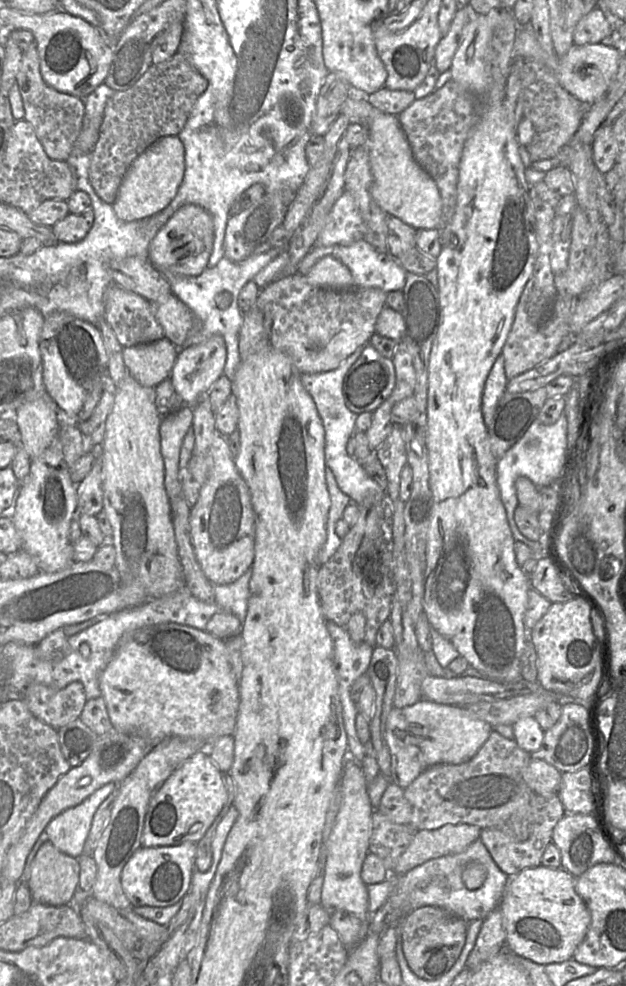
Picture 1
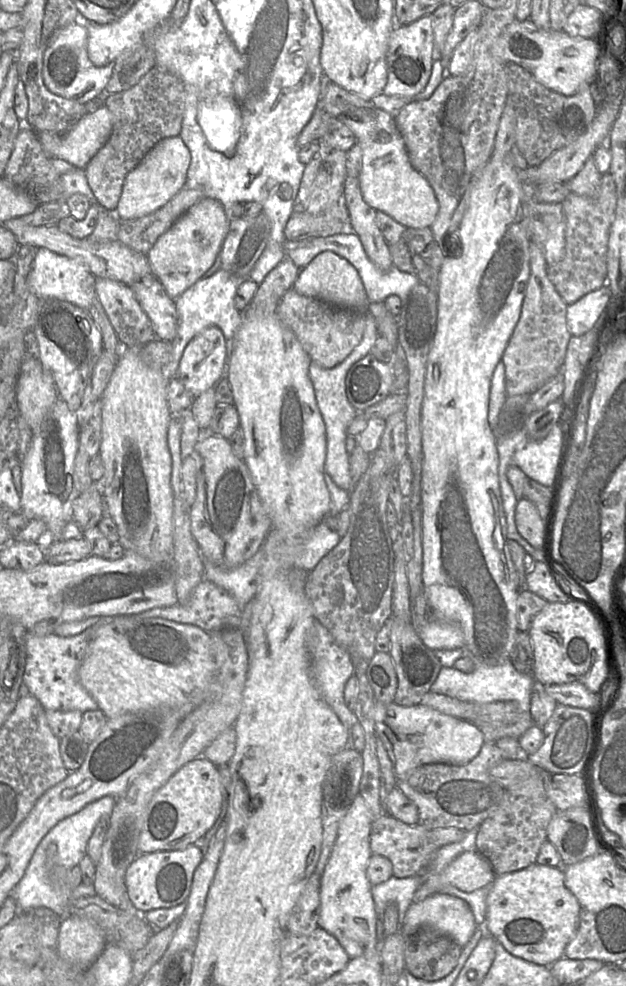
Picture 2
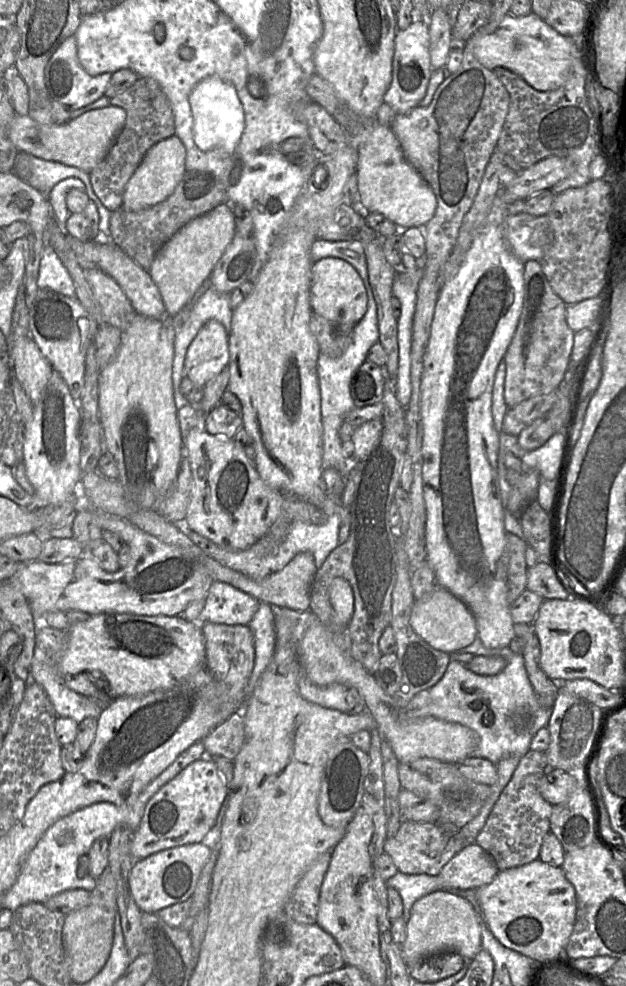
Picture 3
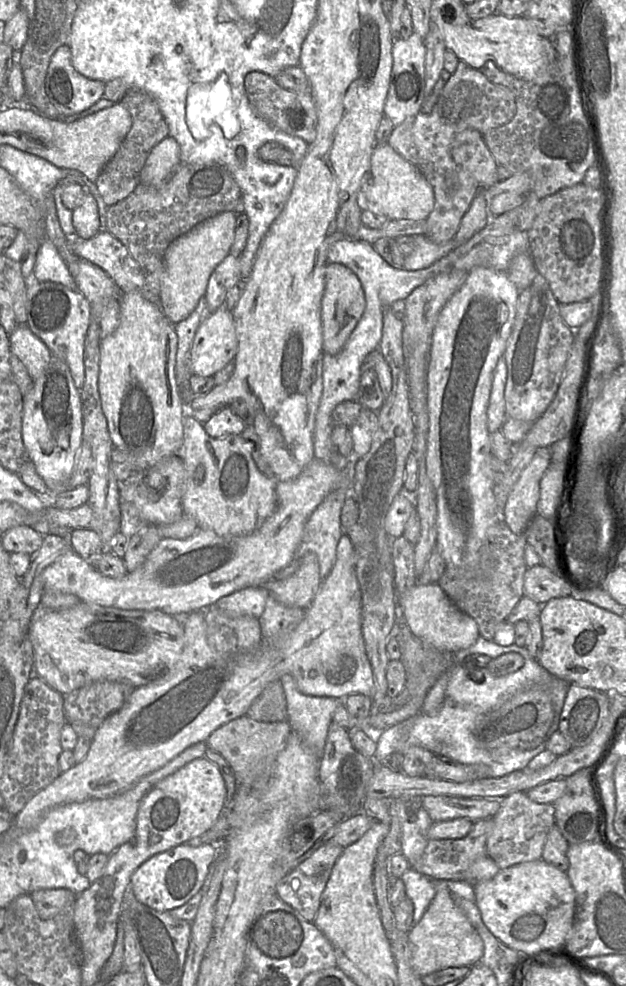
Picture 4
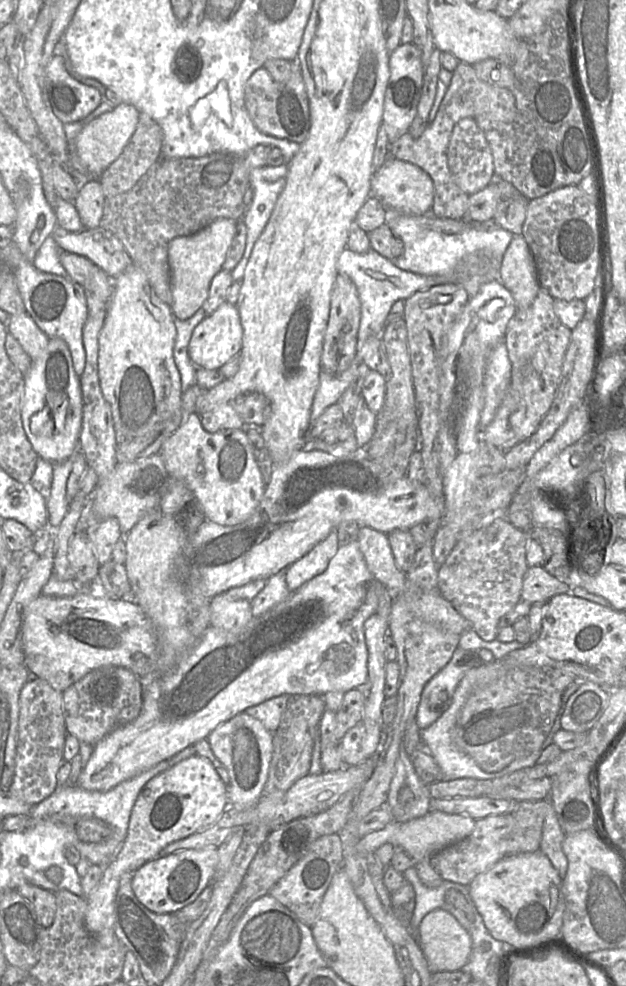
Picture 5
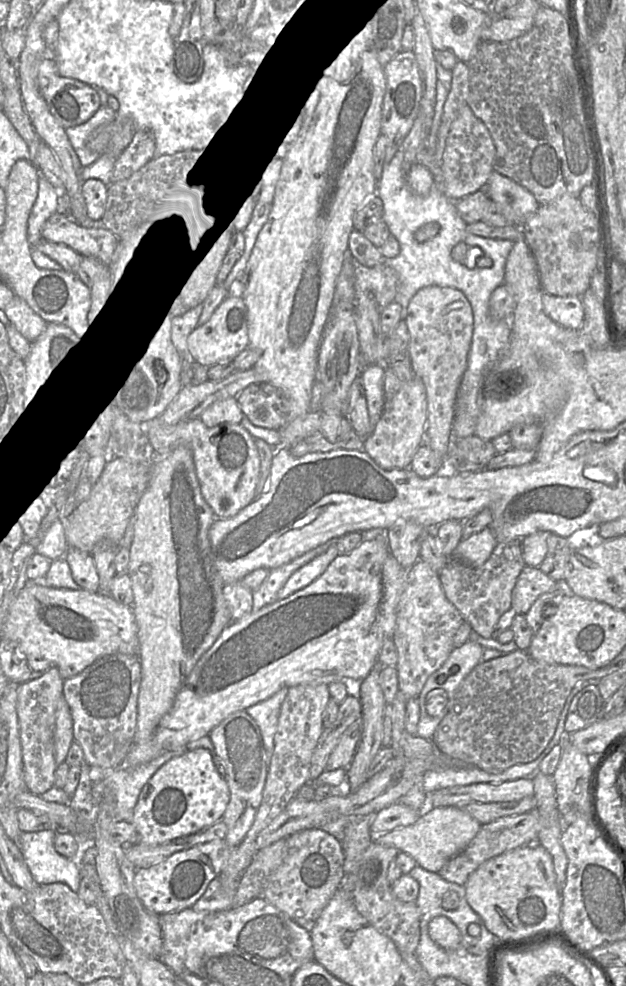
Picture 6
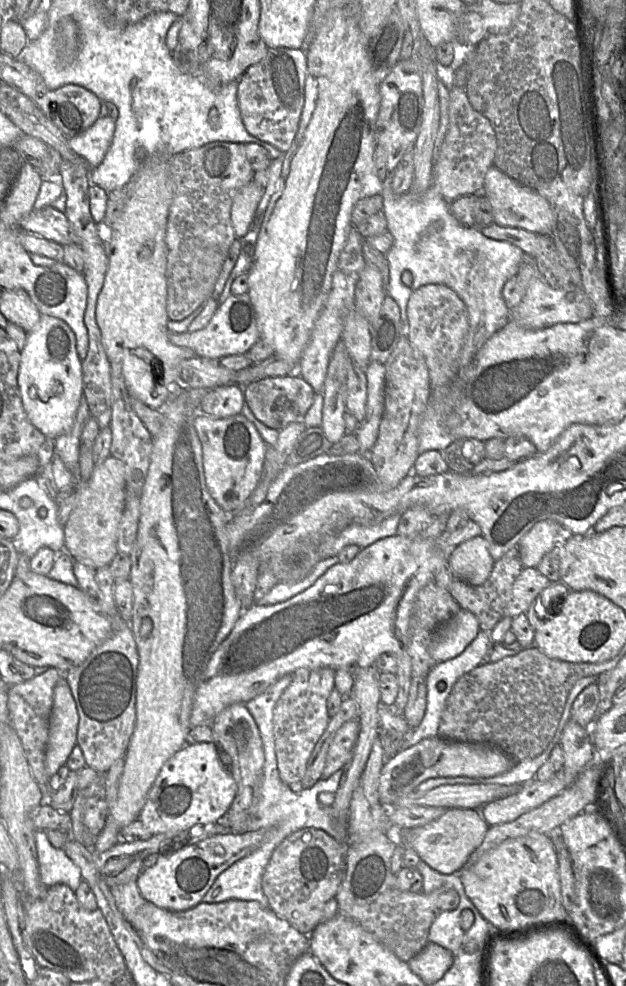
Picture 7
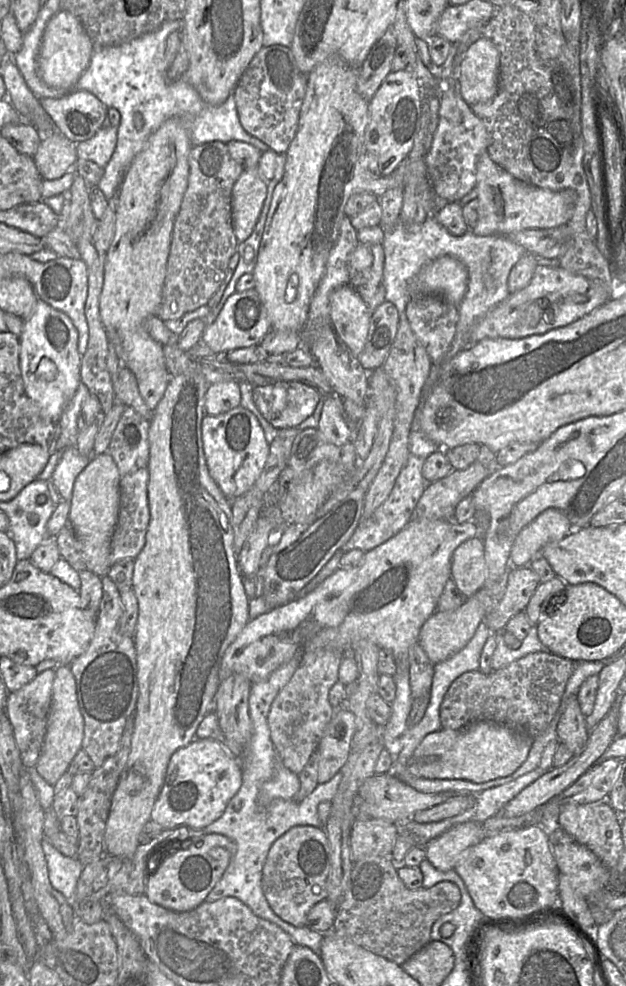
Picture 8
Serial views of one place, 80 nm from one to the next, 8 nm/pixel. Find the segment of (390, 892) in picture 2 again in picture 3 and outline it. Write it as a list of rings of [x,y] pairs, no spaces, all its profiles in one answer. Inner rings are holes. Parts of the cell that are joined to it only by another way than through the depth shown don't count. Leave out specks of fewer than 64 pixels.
[[[399,871],[387,879],[385,883],[387,887],[392,887],[399,893],[403,906],[402,916],[406,922],[410,918],[414,902],[433,891],[446,889],[444,881],[438,876],[404,874]]]

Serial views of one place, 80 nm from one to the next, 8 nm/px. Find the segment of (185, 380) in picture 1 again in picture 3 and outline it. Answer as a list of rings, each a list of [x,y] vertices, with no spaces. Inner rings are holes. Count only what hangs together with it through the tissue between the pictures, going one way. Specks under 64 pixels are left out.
[[[217,320],[208,321],[191,342],[184,362],[184,377],[204,386],[229,364],[229,334]]]

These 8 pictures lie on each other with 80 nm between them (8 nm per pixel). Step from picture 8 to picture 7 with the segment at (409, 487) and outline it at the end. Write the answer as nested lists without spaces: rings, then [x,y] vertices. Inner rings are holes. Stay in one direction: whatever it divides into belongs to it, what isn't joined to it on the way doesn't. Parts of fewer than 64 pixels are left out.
[[[393,514],[375,524],[349,525],[336,537],[329,556],[338,555],[347,545],[365,548],[382,538],[396,535],[400,517],[401,514]]]

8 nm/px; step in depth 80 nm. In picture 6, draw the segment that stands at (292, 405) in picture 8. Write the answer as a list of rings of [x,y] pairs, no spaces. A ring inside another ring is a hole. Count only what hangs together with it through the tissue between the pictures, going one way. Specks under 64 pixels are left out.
[[[260,382],[243,389],[236,397],[243,413],[254,425],[281,430],[287,425],[290,402],[275,386]]]

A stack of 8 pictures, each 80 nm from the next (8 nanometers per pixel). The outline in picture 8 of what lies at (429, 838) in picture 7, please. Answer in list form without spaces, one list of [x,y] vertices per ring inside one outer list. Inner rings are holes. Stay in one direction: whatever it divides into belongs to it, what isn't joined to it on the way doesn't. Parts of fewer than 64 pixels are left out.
[[[469,821],[457,824],[424,846],[425,859],[439,871],[454,870],[459,856],[485,837],[482,823]]]

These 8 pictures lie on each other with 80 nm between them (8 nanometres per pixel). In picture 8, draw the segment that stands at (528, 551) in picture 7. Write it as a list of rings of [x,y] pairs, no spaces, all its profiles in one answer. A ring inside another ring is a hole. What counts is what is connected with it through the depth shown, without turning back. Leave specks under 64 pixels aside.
[[[554,508],[545,510],[517,535],[510,552],[512,566],[528,566],[545,545],[559,541],[571,532],[572,524],[565,514]]]

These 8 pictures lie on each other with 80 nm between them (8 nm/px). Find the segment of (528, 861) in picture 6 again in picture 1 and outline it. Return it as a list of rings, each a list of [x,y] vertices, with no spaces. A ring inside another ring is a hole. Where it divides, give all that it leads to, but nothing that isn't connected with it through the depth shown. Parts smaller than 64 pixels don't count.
[[[543,865],[508,875],[499,907],[504,919],[505,945],[509,951],[541,965],[573,957],[591,920],[588,907],[575,890],[575,878],[562,867]]]

